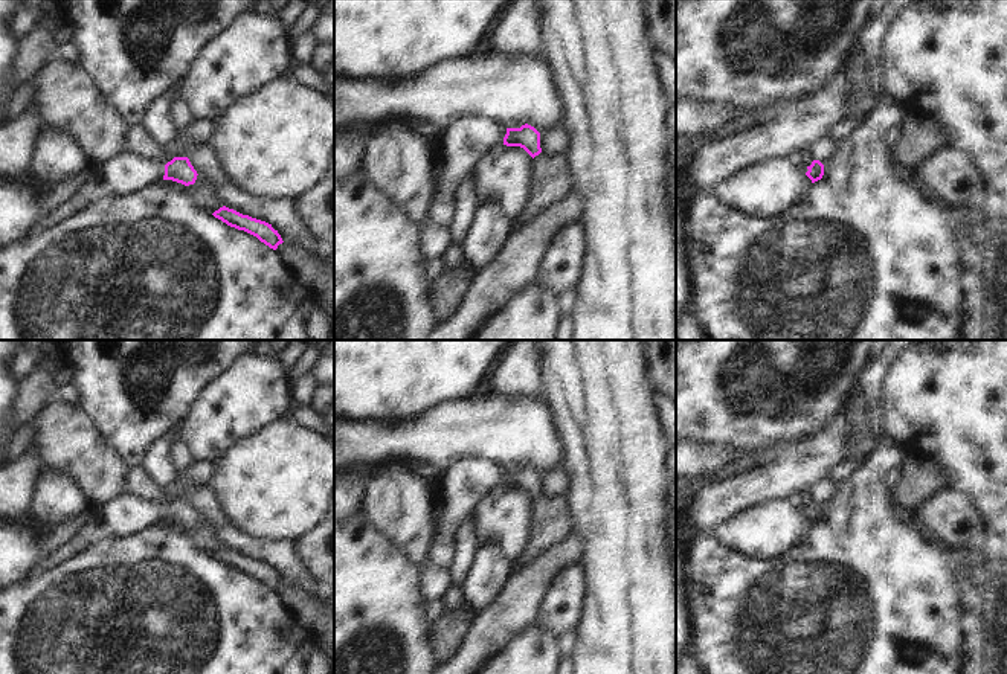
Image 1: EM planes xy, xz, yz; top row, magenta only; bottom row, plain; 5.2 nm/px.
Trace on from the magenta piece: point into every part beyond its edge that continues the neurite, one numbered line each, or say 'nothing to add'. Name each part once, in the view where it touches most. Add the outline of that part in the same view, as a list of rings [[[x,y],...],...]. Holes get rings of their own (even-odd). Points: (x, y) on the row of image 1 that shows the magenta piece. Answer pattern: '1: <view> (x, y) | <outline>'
1: xz (463, 142) | [[[461,116],[439,131],[439,154],[444,163],[424,218],[426,226],[452,224],[456,186],[491,146],[504,143],[505,134],[507,128],[485,116]]]

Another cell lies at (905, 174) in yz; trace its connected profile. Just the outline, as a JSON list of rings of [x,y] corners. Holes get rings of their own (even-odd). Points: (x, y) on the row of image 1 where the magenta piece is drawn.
[[[891,160],[891,166],[894,169],[894,172],[905,181],[908,181],[909,185],[912,185],[914,188],[917,188],[922,194],[925,194],[928,198],[934,200],[934,201],[943,201],[937,194],[928,191],[926,188],[923,188],[920,185],[920,181],[917,180],[917,175],[915,175],[915,171],[914,169],[908,169],[908,168],[903,168],[897,163],[894,163]]]

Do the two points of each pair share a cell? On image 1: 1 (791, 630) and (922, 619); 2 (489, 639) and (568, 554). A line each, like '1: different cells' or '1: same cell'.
1: same cell
2: same cell

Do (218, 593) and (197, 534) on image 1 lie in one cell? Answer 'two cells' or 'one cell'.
two cells

